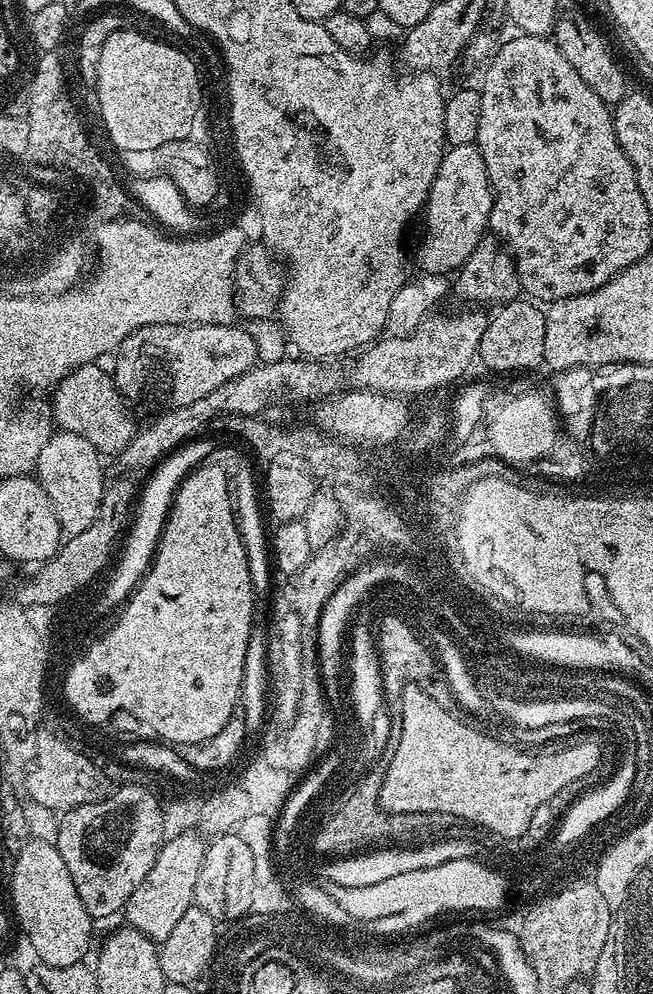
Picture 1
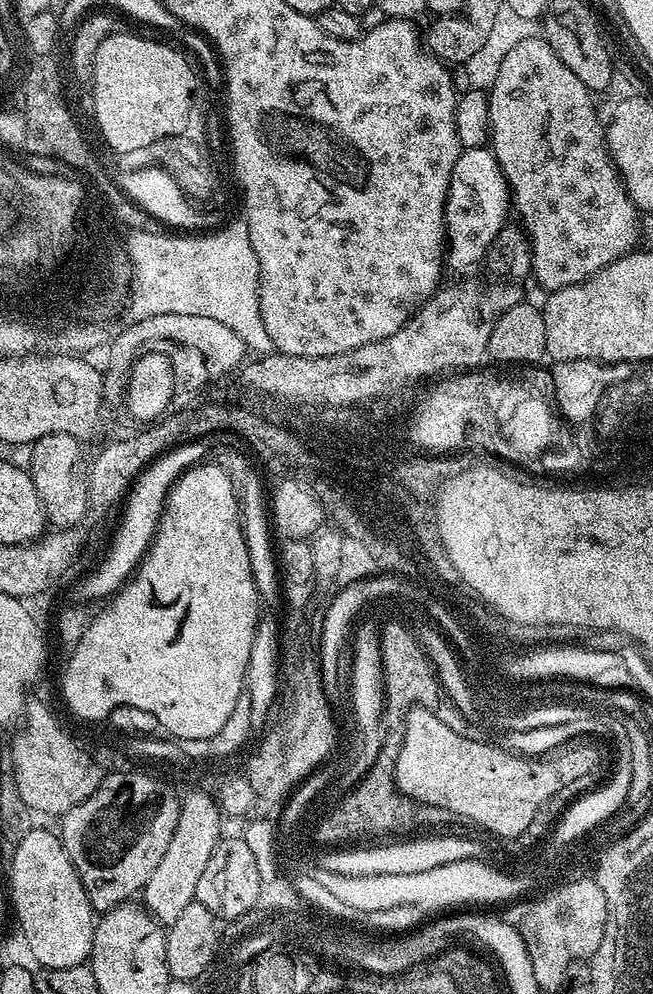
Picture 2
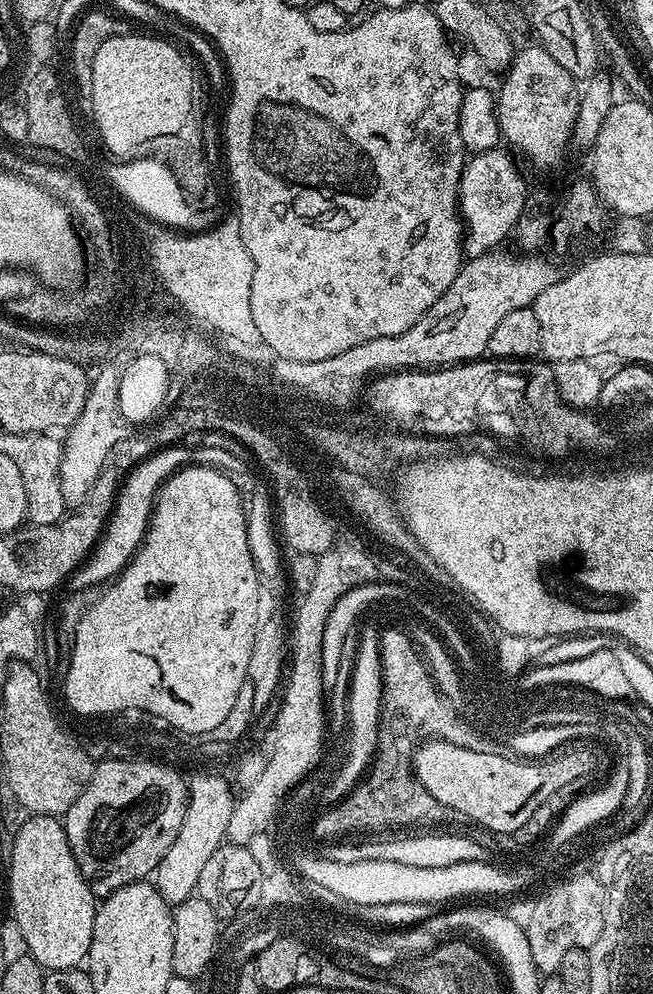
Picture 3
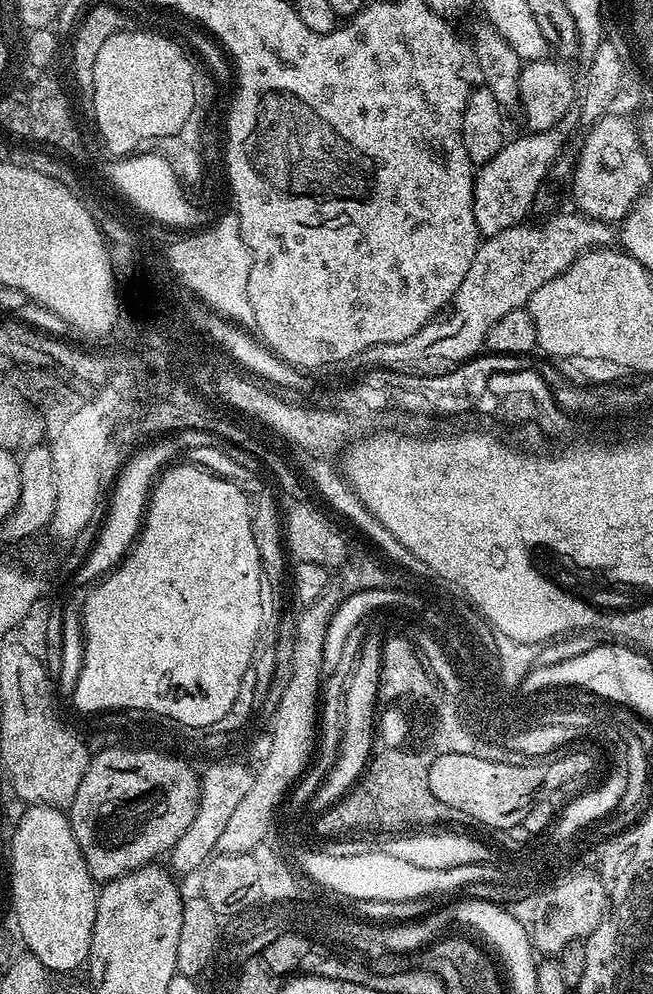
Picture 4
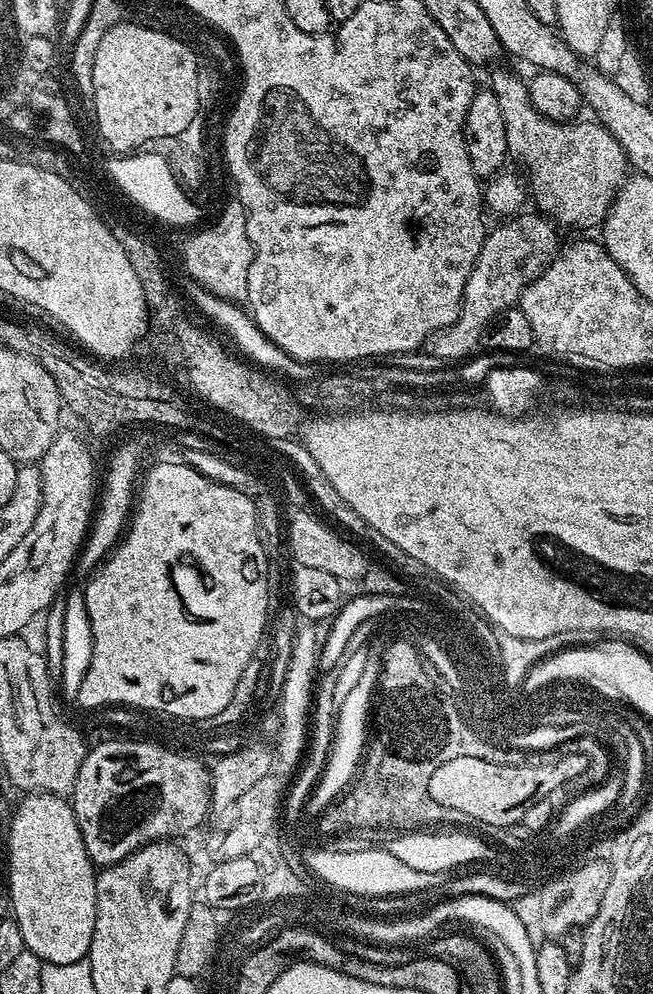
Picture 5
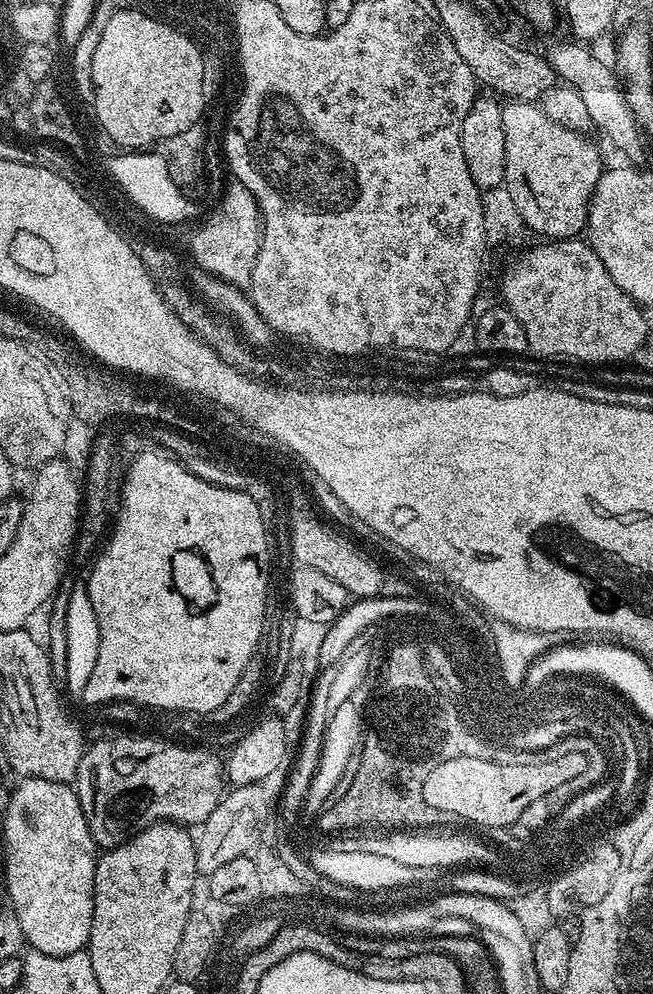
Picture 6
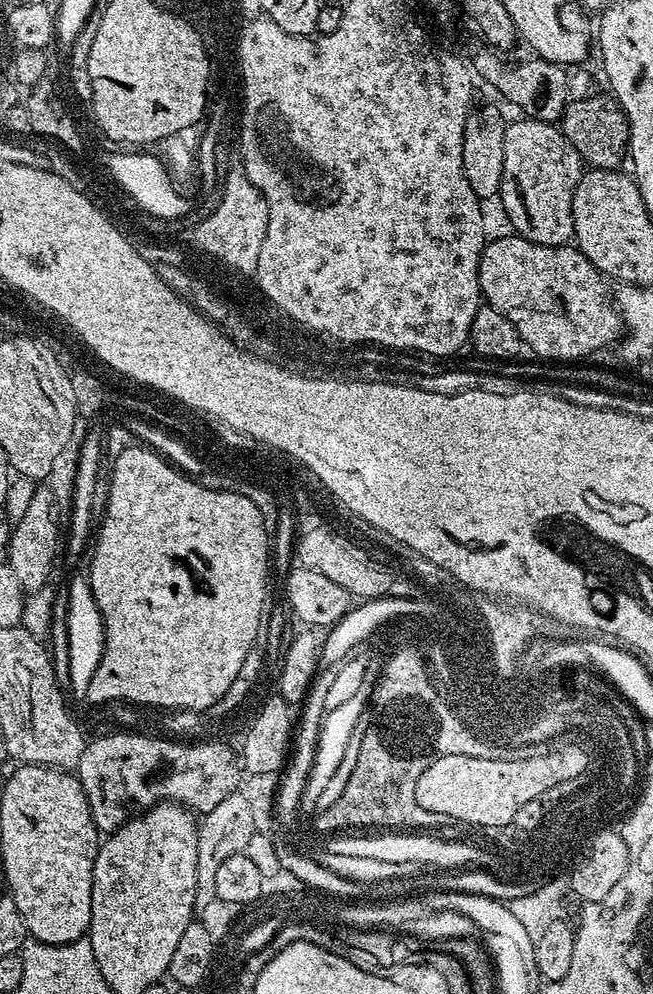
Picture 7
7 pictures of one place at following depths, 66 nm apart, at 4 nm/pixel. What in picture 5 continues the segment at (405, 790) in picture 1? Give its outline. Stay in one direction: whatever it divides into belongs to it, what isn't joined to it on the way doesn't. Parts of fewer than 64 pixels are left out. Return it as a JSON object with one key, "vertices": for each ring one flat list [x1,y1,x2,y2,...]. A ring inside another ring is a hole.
{"vertices":[[571,750,565,756,560,756,557,760,552,760,549,764,511,764,511,762,505,762,502,765,494,765,491,762,484,762,480,758,468,758,468,757,458,757,454,758,450,762,446,762,442,766,438,766,438,770,434,770,434,774,428,777,428,799,438,802,442,806,450,806,450,810,458,810,461,816,469,815,472,820,477,820,478,822,486,822,490,826,494,826,498,830,508,830,512,825,519,825,523,818,523,815,530,810,532,804,537,804,540,801,547,801,552,795,551,792,556,792,563,789,565,786,572,784,573,782,580,779,581,774,587,770,589,764,589,757,580,750]]}

